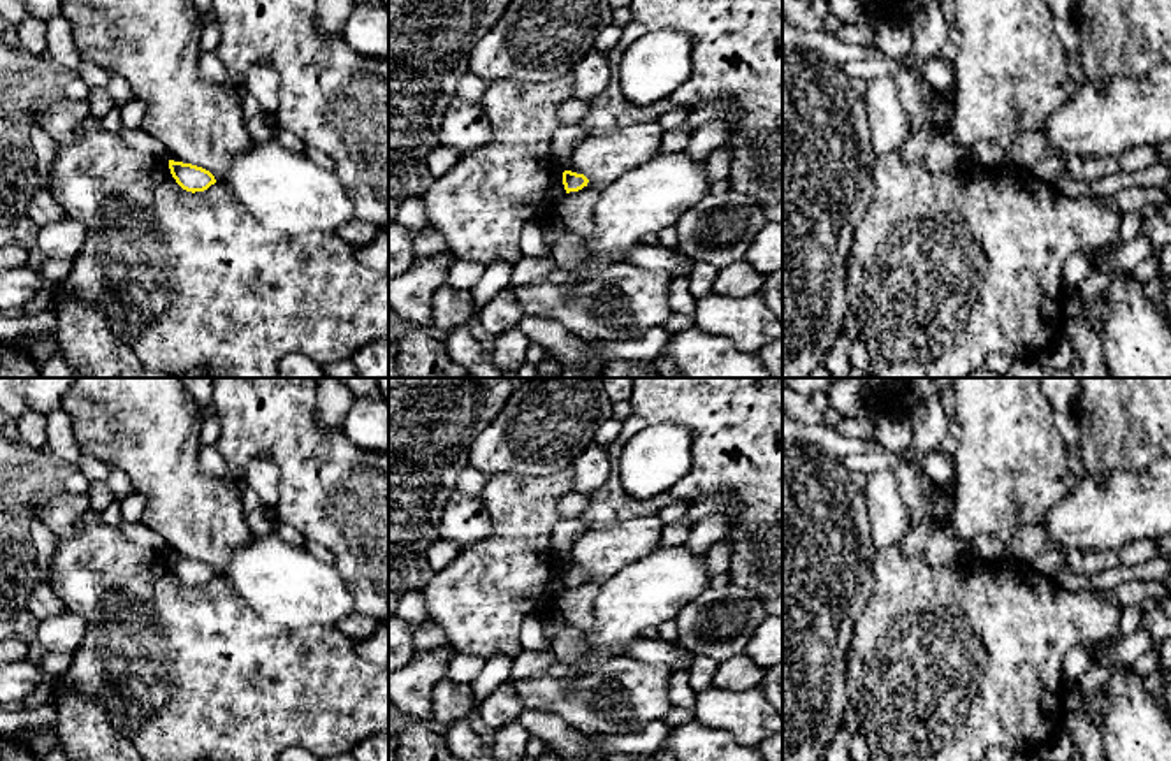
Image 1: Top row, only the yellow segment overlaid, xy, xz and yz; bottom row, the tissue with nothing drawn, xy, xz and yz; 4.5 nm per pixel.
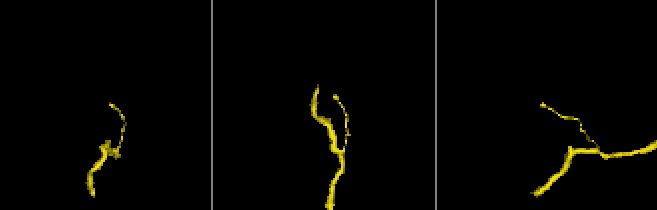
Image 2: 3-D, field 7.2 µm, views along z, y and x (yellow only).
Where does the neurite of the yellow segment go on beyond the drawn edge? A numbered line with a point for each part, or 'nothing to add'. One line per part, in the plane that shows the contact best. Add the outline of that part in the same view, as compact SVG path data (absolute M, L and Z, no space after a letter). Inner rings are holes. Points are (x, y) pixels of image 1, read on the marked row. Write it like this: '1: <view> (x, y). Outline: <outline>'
nothing to add

